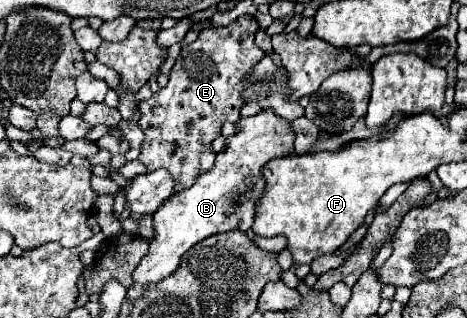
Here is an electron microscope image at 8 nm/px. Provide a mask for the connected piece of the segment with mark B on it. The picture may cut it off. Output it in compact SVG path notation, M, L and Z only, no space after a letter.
M262 110L256 116L238 120L238 132L226 138L226 148L216 154L214 168L196 176L194 186L170 196L158 212L154 212L154 230L156 236L150 242L148 254L140 260L138 268L132 274L132 286L128 288L128 302L138 300L148 284L156 284L168 278L180 264L190 246L202 242L204 238L228 232L242 230L246 232L254 220L254 204L260 198L266 180L262 168L276 156L286 156L294 152L294 130L288 120L276 116L270 110Z

